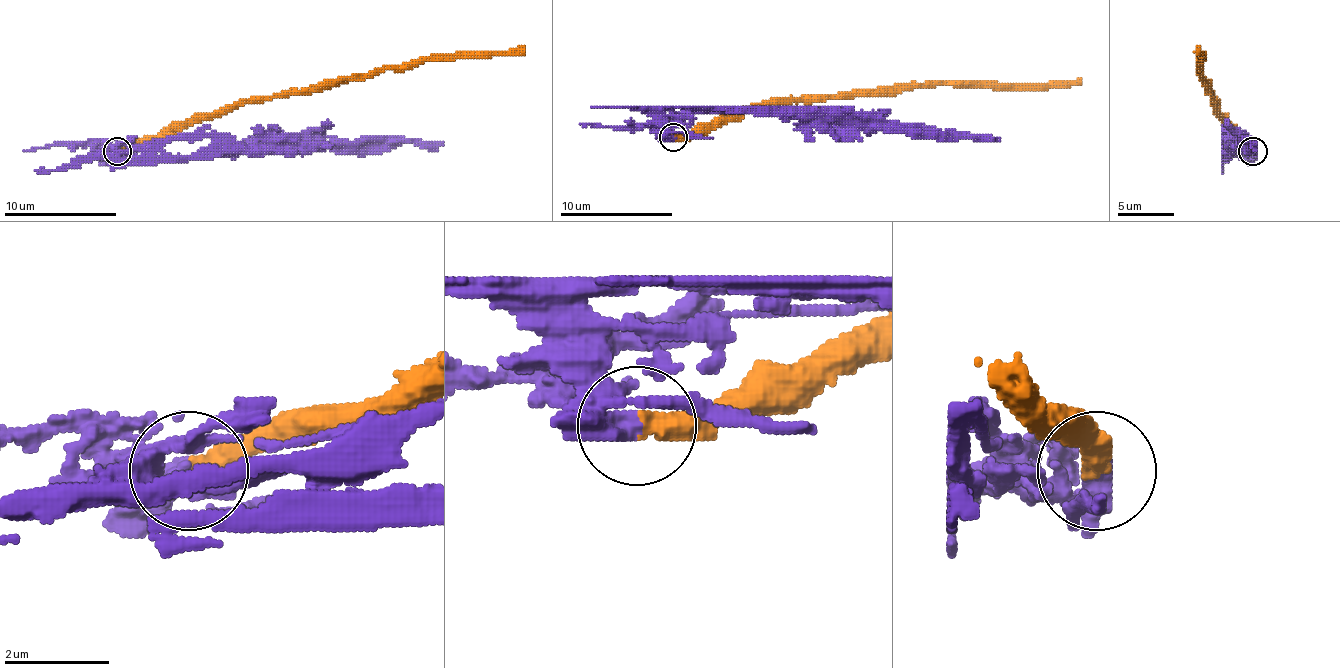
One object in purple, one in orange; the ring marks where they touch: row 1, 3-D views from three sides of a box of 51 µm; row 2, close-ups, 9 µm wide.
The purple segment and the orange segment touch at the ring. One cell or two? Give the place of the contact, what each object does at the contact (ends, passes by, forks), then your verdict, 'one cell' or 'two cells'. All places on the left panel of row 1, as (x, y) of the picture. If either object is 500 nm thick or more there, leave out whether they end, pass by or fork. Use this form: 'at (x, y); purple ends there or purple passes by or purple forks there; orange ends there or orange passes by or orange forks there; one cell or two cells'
at (117, 151); purple ends there; orange ends there; two cells

